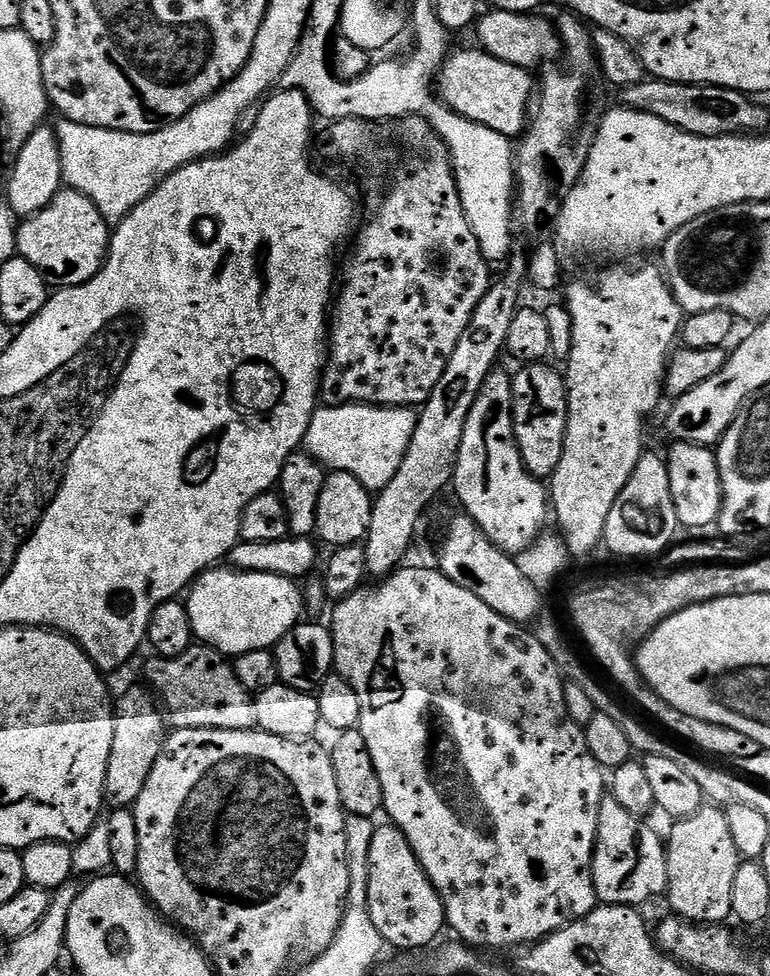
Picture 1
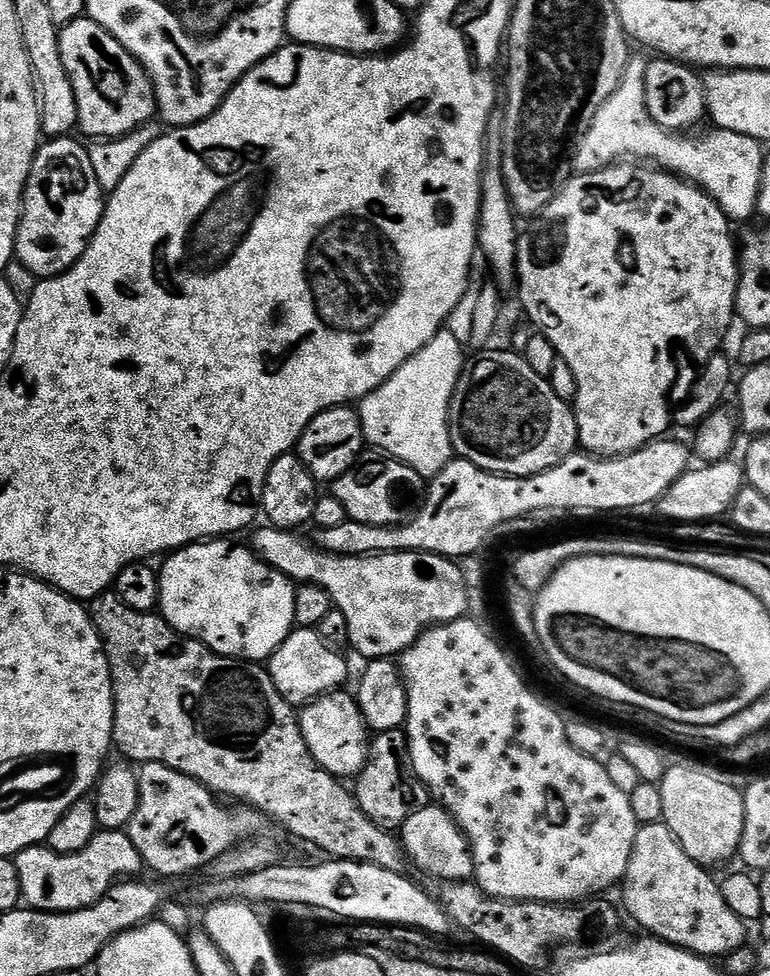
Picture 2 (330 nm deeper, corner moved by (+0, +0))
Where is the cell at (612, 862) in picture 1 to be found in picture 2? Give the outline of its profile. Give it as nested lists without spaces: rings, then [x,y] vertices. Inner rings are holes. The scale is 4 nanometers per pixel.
[[[664,823],[659,824],[642,824],[638,830],[638,834],[634,838],[634,850],[630,854],[630,866],[626,870],[622,881],[622,889],[624,888],[624,908],[623,911],[632,915],[632,920],[636,924],[641,924],[645,928],[645,933],[651,934],[657,940],[664,940],[668,944],[674,945],[675,948],[684,948],[687,952],[693,952],[696,956],[705,958],[726,958],[731,952],[736,952],[739,948],[745,947],[748,936],[749,925],[742,918],[738,918],[738,914],[734,914],[734,910],[730,910],[730,906],[726,906],[726,898],[722,898],[722,890],[720,889],[717,877],[712,877],[707,867],[698,862],[694,862],[694,858],[690,858],[690,854],[686,854],[686,850],[682,850],[682,846],[678,842],[678,838],[674,838],[674,834]]]

